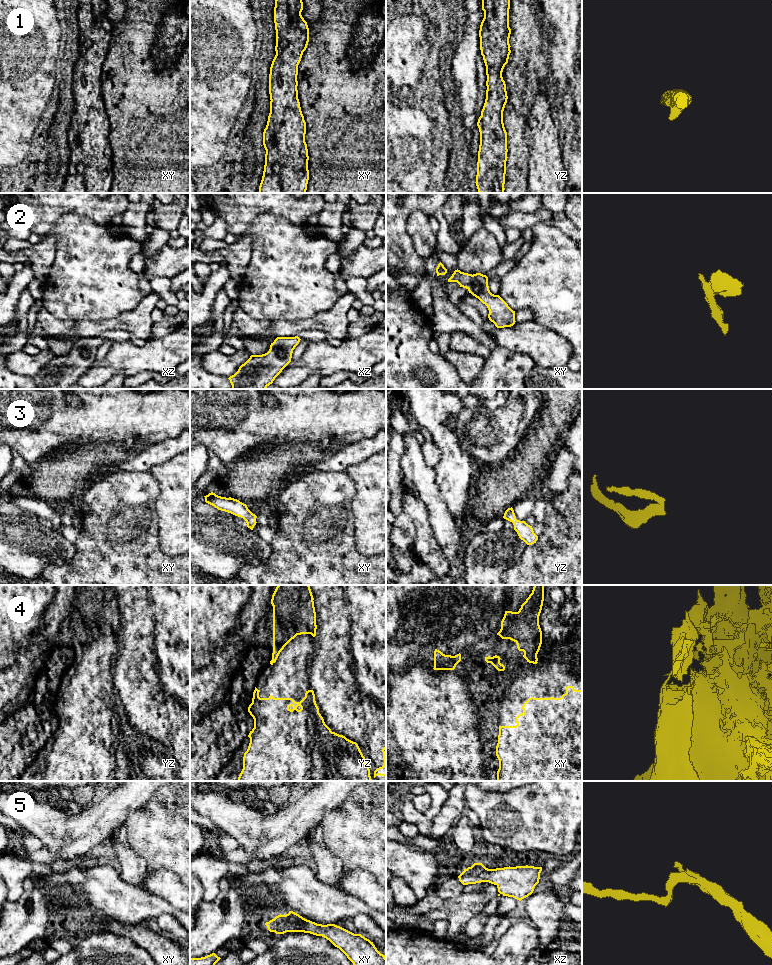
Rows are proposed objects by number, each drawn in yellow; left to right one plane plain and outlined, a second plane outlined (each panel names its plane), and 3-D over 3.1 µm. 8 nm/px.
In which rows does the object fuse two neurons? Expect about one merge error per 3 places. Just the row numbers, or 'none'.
4

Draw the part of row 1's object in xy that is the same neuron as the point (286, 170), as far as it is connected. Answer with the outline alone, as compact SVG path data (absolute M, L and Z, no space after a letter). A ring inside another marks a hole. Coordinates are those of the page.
M275 0L274 23L276 30L276 55L269 74L270 113L263 132L263 145L266 150L265 165L258 193L306 193L309 180L308 149L305 142L306 122L298 99L298 65L309 42L309 28L301 15L302 0Z

